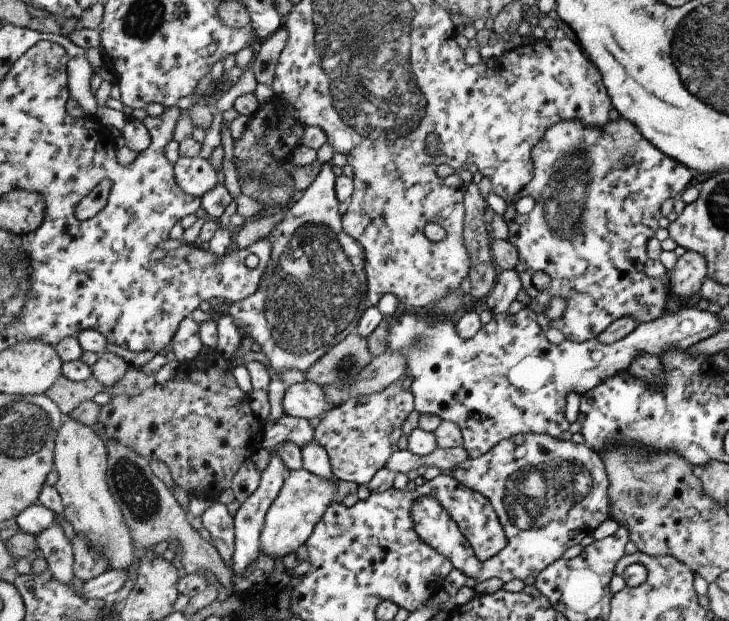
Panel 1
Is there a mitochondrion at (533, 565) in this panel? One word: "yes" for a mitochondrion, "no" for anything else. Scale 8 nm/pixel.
no

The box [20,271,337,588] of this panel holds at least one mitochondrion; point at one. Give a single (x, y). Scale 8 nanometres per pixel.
(137, 493)

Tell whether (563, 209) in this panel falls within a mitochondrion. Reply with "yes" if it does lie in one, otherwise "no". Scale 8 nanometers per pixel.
yes

